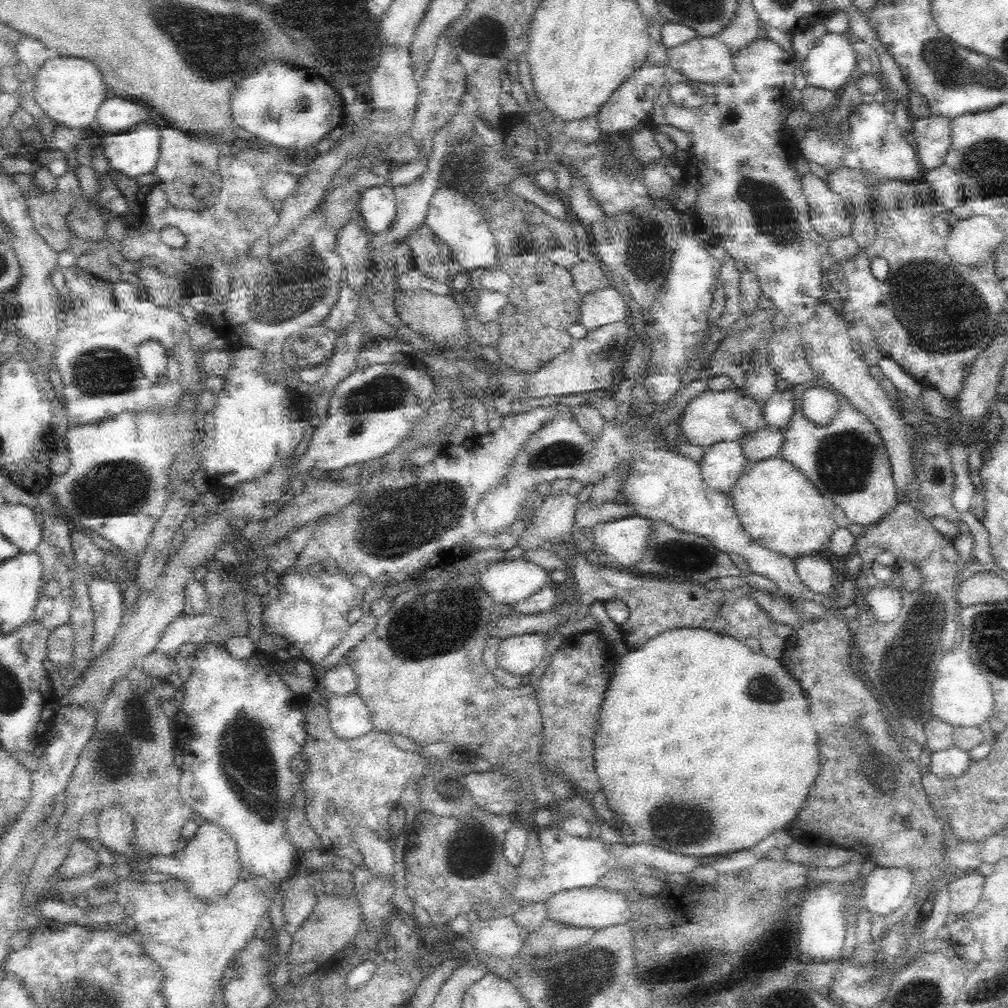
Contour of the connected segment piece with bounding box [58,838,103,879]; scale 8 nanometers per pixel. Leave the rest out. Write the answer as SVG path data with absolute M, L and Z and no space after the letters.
M76 838L58 873L62 878L70 879L103 868L98 856L96 850L92 850L88 844Z

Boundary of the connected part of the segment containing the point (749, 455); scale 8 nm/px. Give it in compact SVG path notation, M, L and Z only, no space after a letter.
M762 425L758 431L747 432L738 441L745 459L750 462L780 458L783 451L783 430Z

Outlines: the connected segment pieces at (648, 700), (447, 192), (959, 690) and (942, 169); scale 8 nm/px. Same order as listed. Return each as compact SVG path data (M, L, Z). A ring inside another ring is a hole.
M678 628L662 632L640 648L616 658L613 675L608 681L600 707L594 739L594 764L608 807L624 821L624 826L642 838L642 842L690 856L716 856L752 848L776 830L786 829L790 820L798 814L818 774L818 746L808 712L808 700L800 683L788 672L781 659L774 659L762 652L756 653L745 641L718 632L704 628Z
M437 188L430 199L425 216L425 223L450 248L452 260L462 266L463 270L492 268L498 263L496 241L488 228L481 208L475 200L464 198L463 194L449 188Z
M954 648L948 652L938 670L931 688L931 713L932 716L951 724L955 727L975 726L980 727L983 722L992 719L994 706L993 690L986 676L976 668L966 652Z
M945 164L924 171L922 179L929 184L929 187L933 190L935 201L944 210L953 210L964 200L960 177Z

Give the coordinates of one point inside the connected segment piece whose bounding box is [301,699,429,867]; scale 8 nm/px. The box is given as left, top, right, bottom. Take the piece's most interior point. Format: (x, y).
(363, 779)

